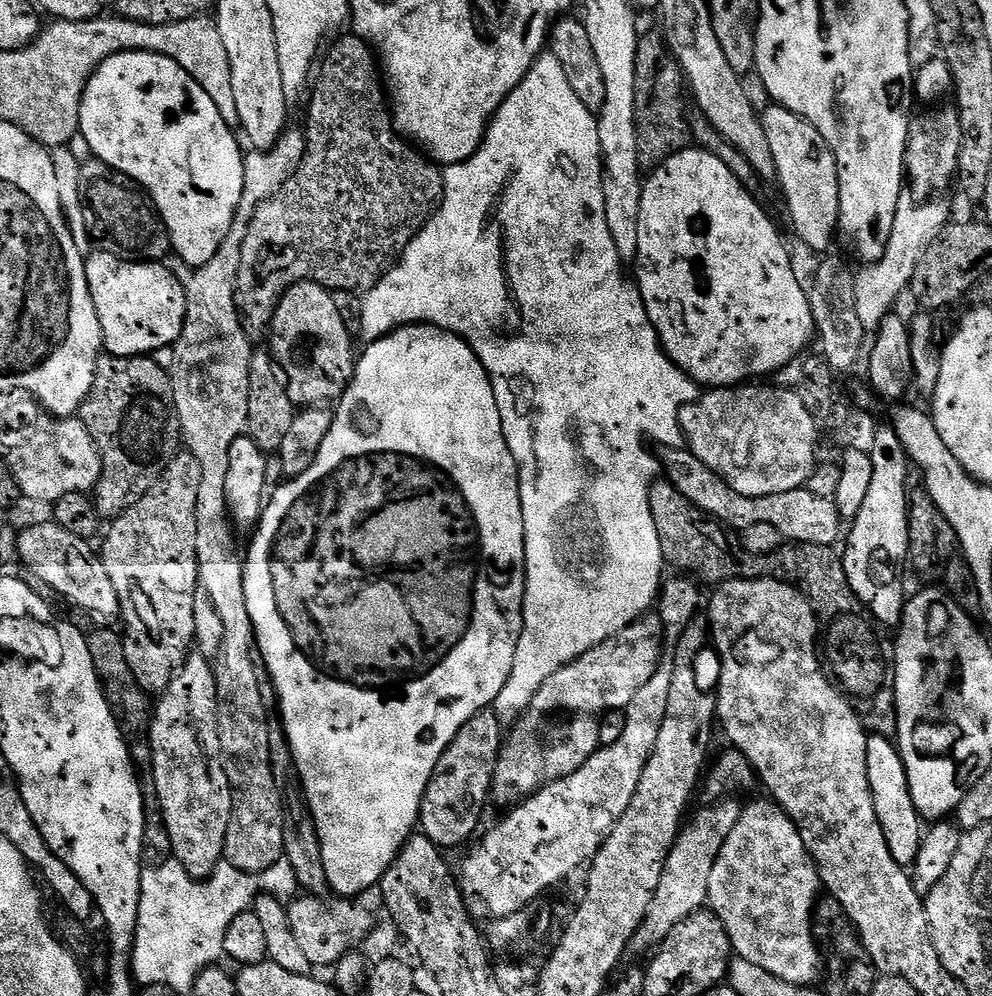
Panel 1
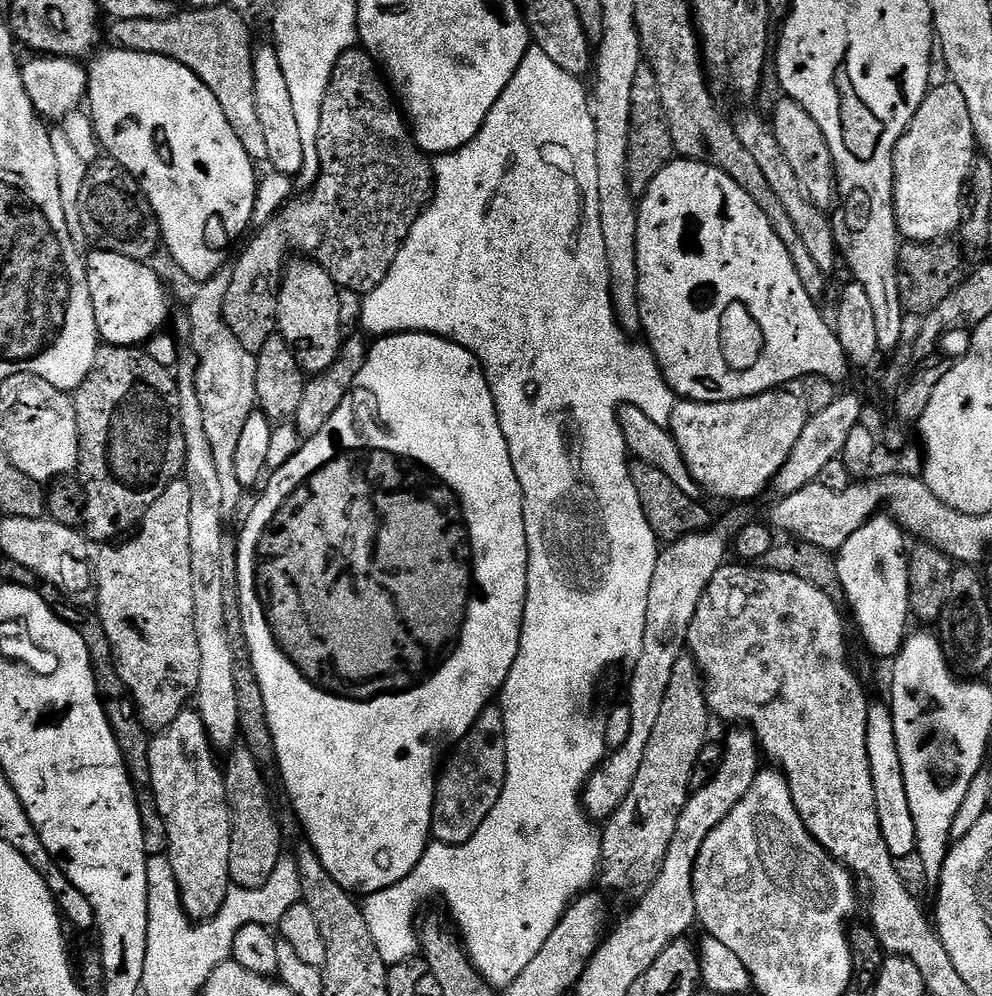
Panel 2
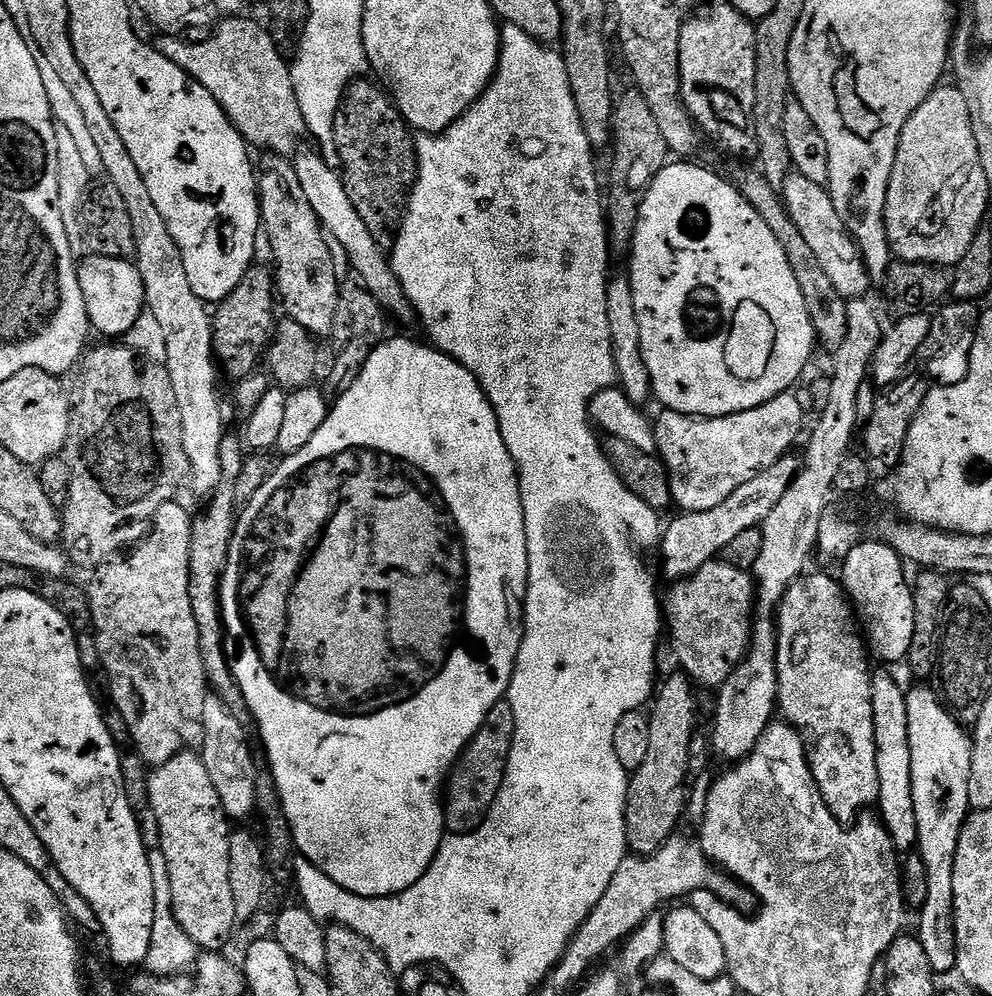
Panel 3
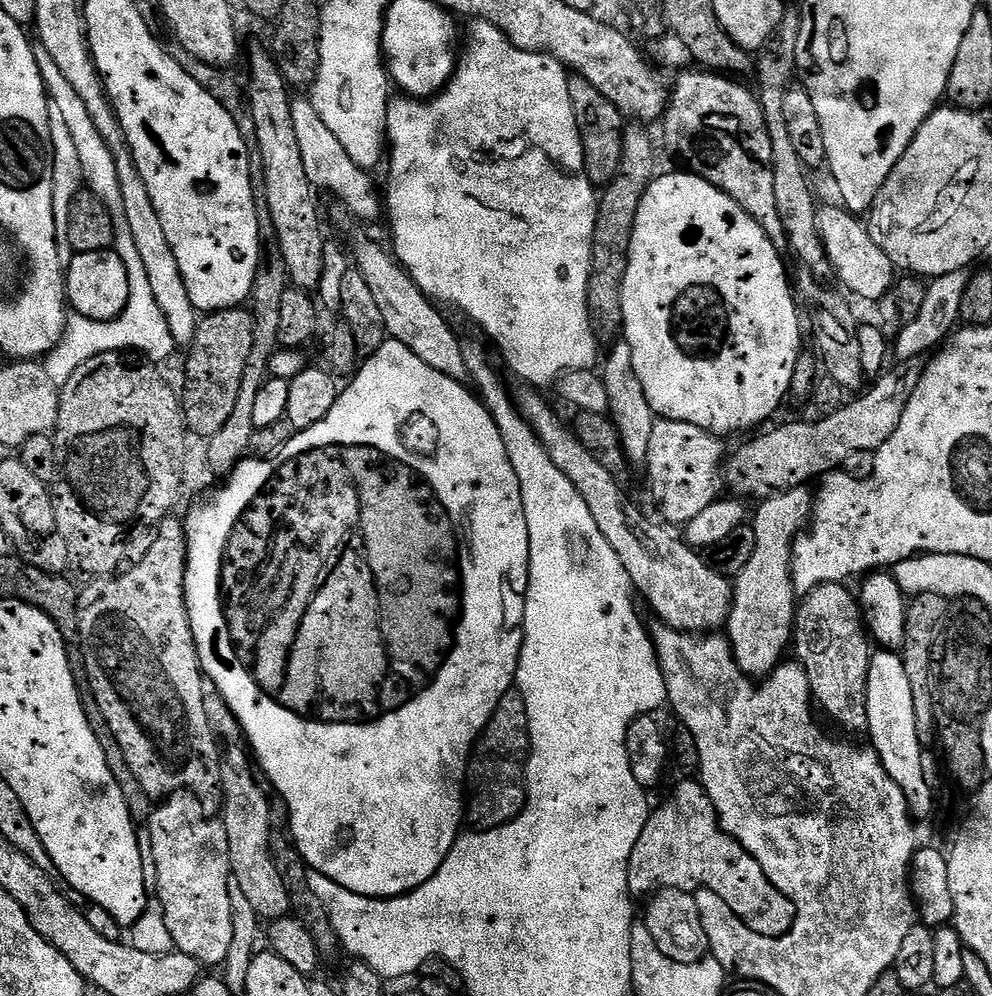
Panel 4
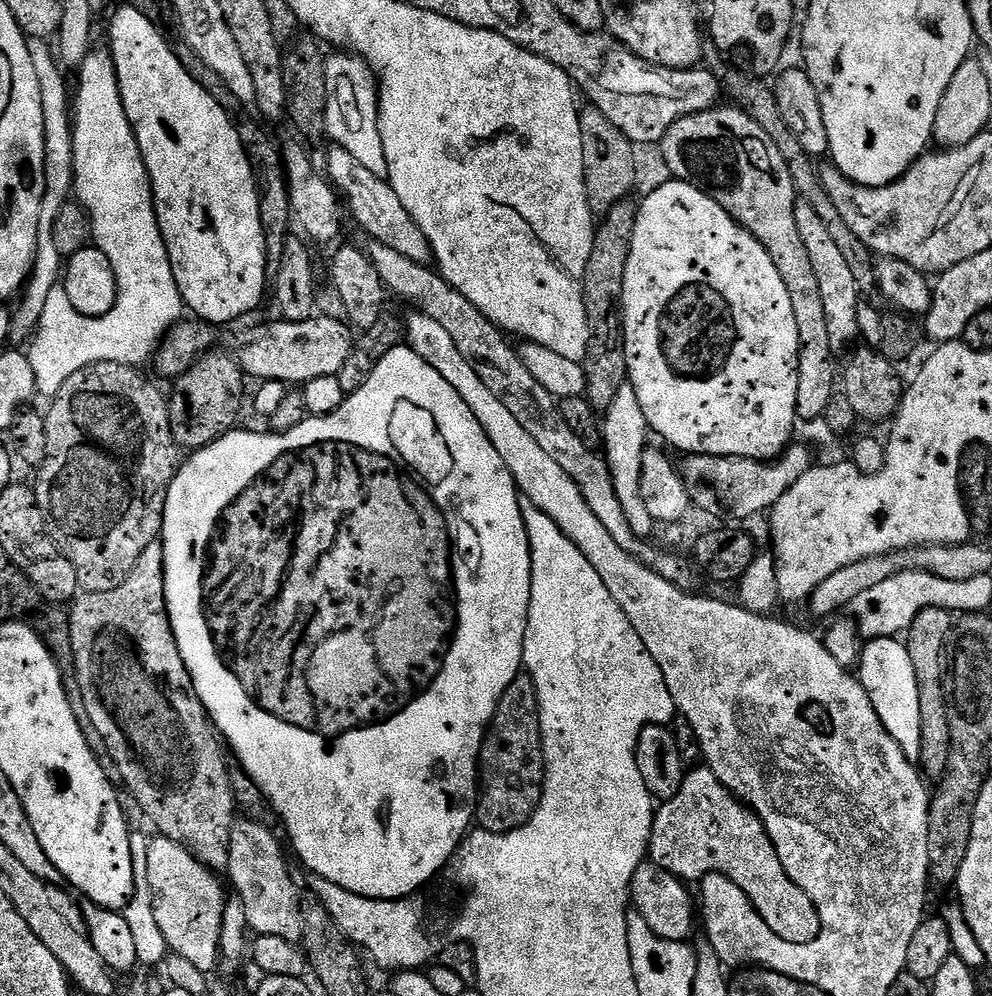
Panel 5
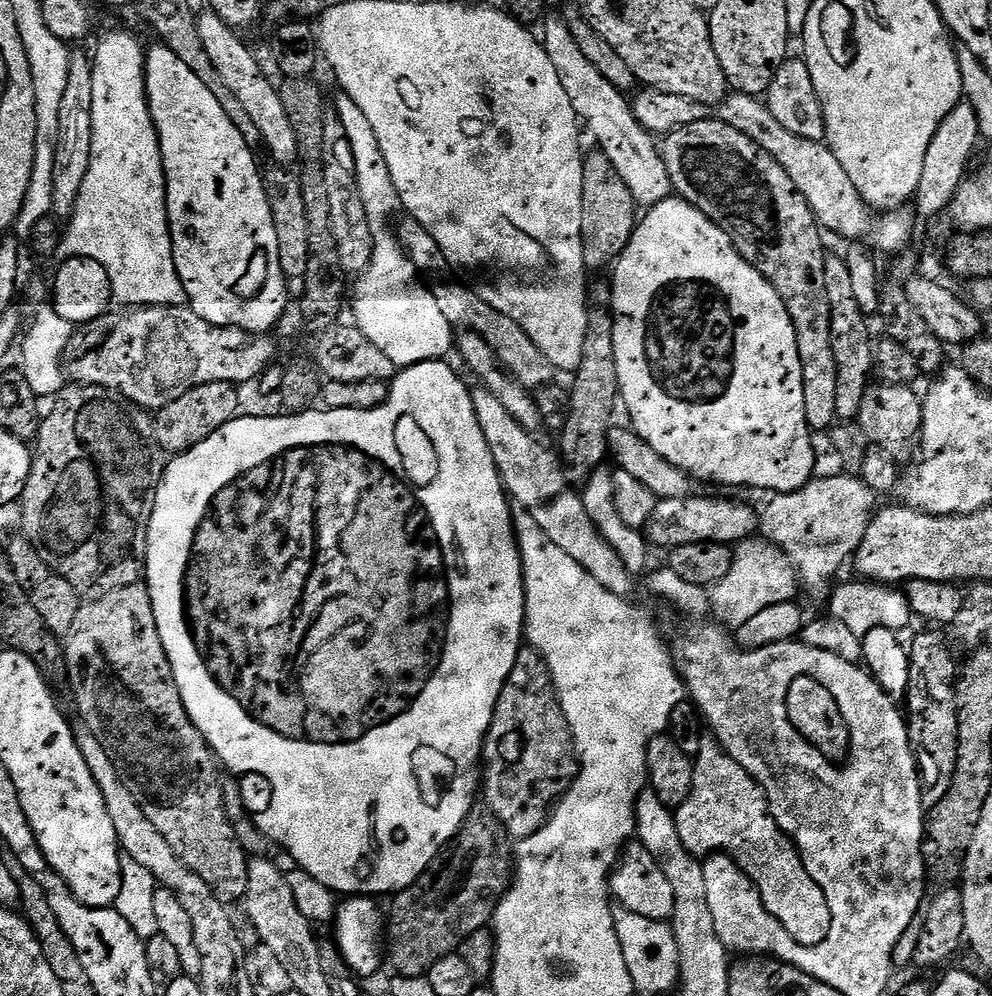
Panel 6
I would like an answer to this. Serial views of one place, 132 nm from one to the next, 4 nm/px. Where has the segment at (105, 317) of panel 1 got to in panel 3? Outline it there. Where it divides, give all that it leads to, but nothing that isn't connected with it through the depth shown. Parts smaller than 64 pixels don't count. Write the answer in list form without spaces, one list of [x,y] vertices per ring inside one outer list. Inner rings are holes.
[[[88,254],[79,261],[76,269],[78,286],[82,286],[82,298],[86,298],[88,323],[104,335],[104,338],[124,338],[138,322],[144,311],[144,287],[140,271],[132,260],[119,260]]]

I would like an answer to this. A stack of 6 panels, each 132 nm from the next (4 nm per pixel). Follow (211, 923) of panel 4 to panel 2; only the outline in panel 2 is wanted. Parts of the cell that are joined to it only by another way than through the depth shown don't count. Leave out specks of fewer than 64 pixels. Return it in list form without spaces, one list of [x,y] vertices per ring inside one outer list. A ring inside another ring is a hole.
[[[185,710],[166,726],[166,730],[155,733],[151,737],[148,745],[148,761],[150,762],[150,778],[152,779],[152,793],[156,799],[158,810],[162,814],[162,822],[166,822],[166,834],[168,835],[167,857],[170,866],[173,868],[173,878],[175,880],[175,891],[181,900],[185,914],[192,922],[206,921],[214,919],[219,911],[222,910],[223,902],[226,901],[227,892],[230,887],[230,838],[232,837],[232,811],[228,808],[228,791],[224,785],[224,773],[221,765],[216,765],[217,753],[214,751],[211,742],[208,741],[206,726],[202,722],[200,713],[195,710]]]

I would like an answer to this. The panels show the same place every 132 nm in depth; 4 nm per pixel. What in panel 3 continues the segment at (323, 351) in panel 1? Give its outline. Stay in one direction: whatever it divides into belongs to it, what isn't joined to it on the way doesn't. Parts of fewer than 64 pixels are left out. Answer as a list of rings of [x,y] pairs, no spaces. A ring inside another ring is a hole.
[[[268,156],[264,165],[258,168],[258,195],[260,198],[260,223],[263,235],[268,235],[268,244],[272,247],[272,256],[276,259],[274,267],[274,288],[278,293],[279,303],[286,311],[287,319],[298,322],[313,336],[327,337],[332,330],[336,313],[341,311],[340,280],[336,277],[336,260],[332,257],[333,245],[323,228],[320,227],[318,214],[314,214],[314,206],[306,199],[302,191],[302,182],[298,182],[295,163],[284,156]]]

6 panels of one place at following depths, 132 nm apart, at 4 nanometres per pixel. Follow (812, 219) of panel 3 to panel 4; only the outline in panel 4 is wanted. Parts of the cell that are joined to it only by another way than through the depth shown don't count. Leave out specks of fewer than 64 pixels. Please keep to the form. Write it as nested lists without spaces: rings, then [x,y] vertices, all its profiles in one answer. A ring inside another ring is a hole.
[[[828,204],[817,211],[818,234],[822,238],[822,246],[826,246],[826,254],[830,258],[830,266],[835,279],[845,284],[853,297],[860,300],[879,302],[890,290],[890,286],[898,279],[898,269],[890,262],[890,258],[880,249],[880,244],[870,238],[865,221],[843,206]]]

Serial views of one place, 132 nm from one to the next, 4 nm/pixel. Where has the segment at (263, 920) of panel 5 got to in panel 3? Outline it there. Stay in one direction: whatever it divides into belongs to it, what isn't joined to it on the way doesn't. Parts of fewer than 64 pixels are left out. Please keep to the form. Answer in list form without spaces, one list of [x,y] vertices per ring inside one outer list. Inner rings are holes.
[[[211,694],[204,697],[202,706],[202,726],[204,738],[198,745],[200,761],[210,774],[210,782],[214,782],[214,790],[218,790],[218,798],[224,807],[229,821],[244,820],[256,812],[255,778],[256,766],[253,760],[254,748],[248,745],[249,729],[243,728],[222,706],[222,702]]]

